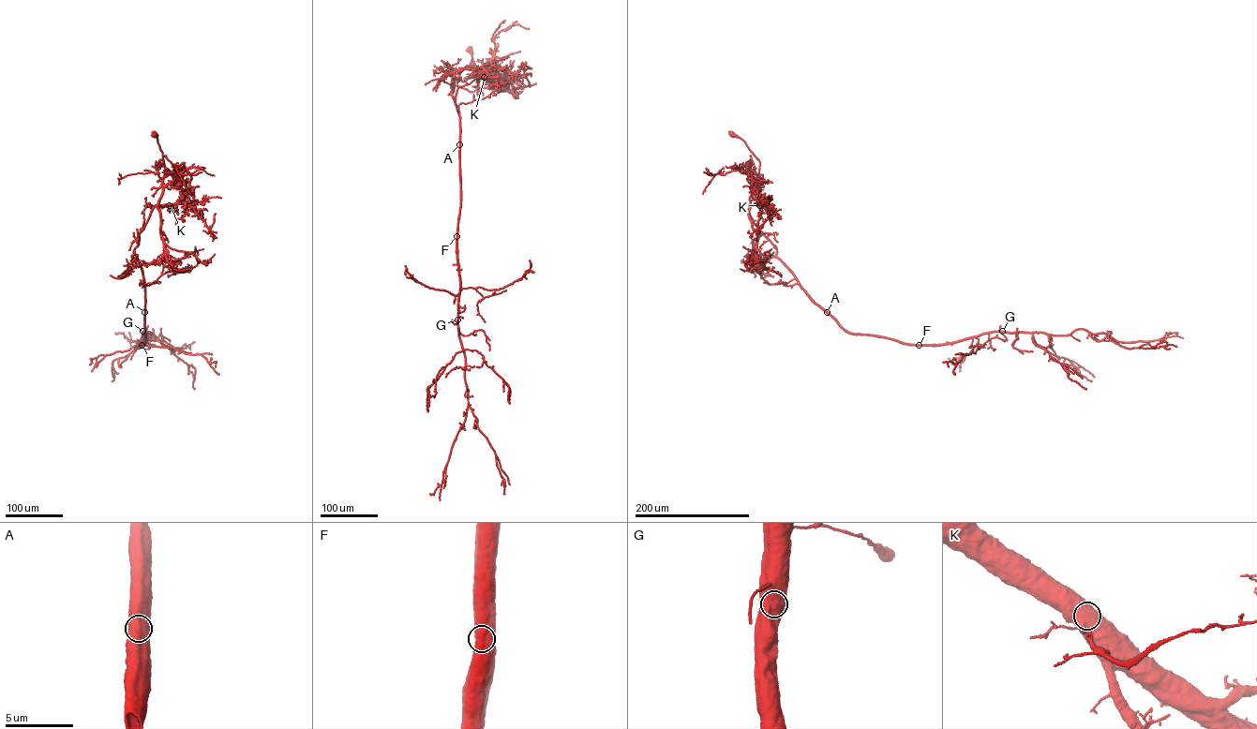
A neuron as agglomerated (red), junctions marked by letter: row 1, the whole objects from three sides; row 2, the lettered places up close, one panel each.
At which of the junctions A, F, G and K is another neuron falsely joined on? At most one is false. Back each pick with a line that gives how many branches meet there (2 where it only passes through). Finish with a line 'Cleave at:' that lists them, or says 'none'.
Cleave at: none

